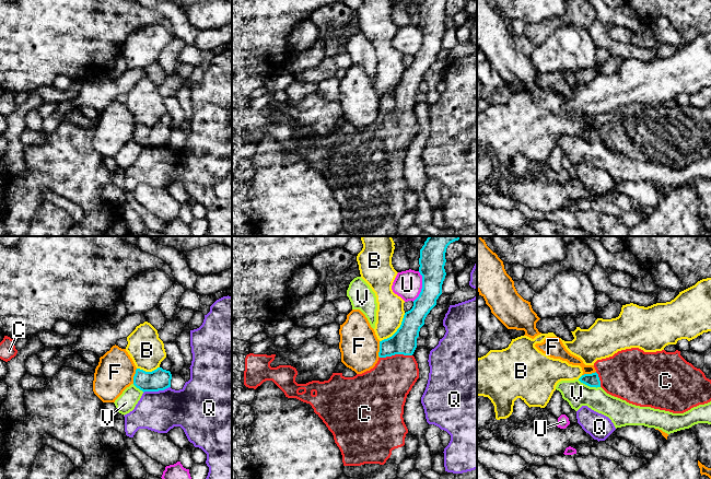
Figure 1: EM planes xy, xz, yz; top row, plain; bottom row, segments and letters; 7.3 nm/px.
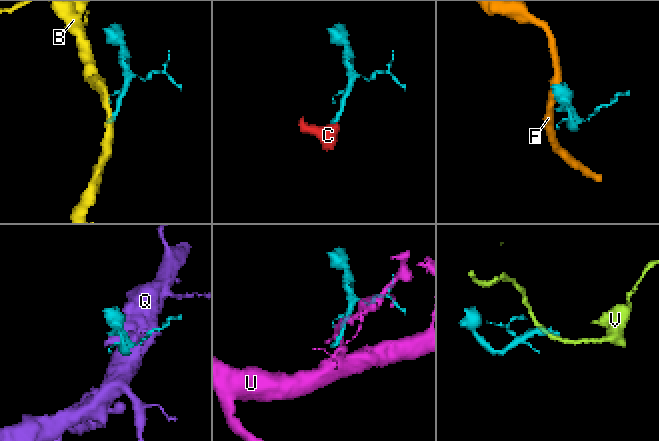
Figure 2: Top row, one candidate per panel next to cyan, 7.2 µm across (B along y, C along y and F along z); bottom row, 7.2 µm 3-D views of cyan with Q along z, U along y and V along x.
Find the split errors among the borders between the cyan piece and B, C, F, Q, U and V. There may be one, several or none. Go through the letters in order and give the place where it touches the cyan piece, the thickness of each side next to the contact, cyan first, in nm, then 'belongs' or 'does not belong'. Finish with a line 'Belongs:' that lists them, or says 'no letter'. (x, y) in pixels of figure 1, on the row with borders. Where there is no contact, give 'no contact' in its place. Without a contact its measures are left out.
B: xz (397, 330) | 190/200 nm | does not belong
C: xz (395, 353) | 190/320 nm | belongs
F: xz (380, 349) | 190/280 nm | does not belong
Q: xy (156, 390) | 160/300 nm | does not belong
U: xz (422, 287) | 190/200 nm | does not belong
V: yz (589, 385) | 100/180 nm | does not belong
Belongs: C

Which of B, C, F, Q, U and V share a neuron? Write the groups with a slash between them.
B / C / F / Q / U / V

